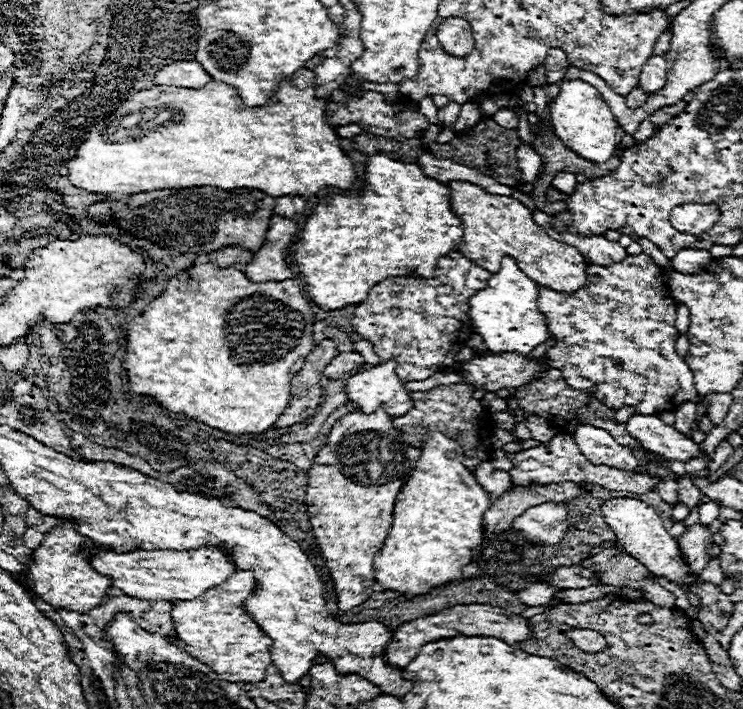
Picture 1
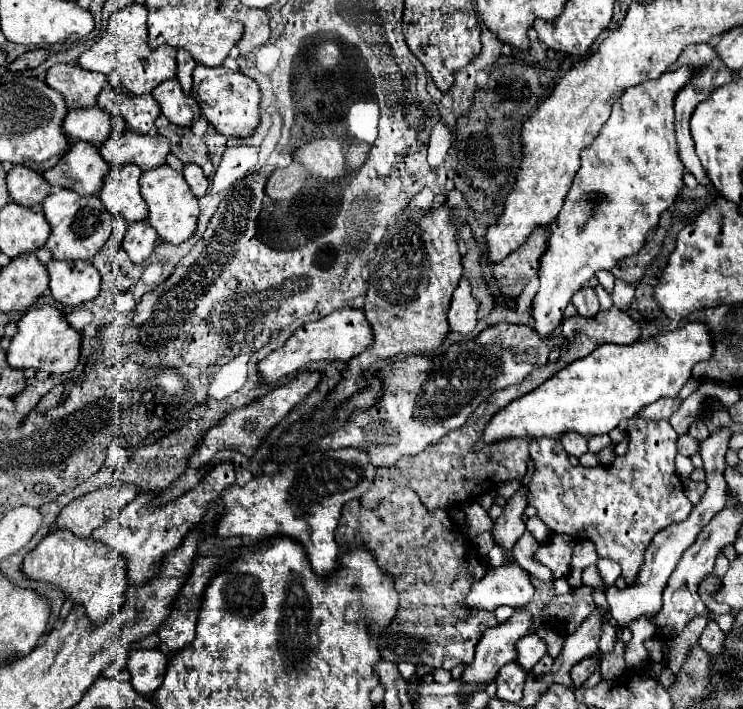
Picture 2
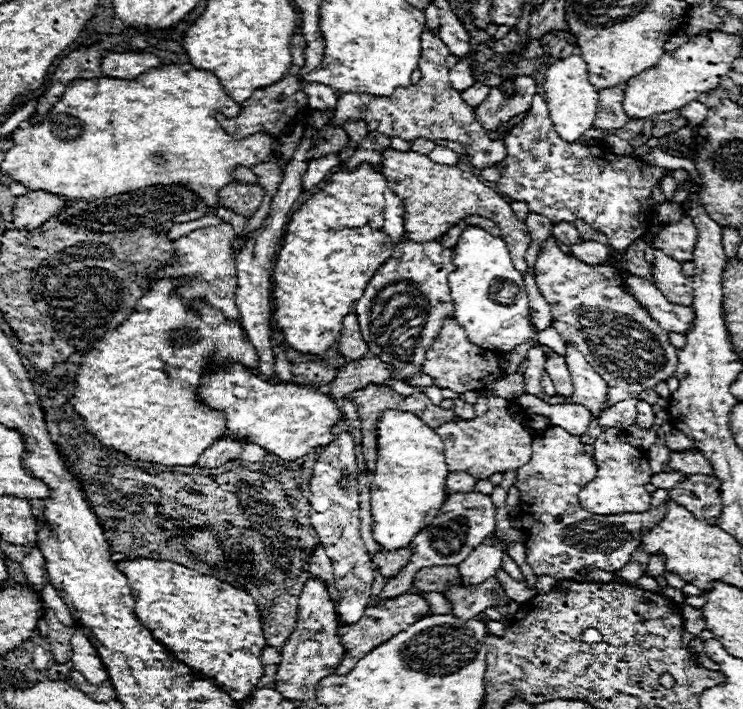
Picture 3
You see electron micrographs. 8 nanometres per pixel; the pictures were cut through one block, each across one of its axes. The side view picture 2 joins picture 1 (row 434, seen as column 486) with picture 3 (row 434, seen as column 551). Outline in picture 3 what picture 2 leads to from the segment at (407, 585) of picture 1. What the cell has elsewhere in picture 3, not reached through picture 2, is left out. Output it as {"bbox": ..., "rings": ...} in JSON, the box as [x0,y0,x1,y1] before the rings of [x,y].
{"bbox":[372,410,450,550],"rings":[[[388,410],[378,420],[378,462],[374,470],[372,494],[372,532],[384,550],[408,548],[414,536],[432,524],[438,516],[448,492],[446,478],[450,474],[444,462],[442,438],[424,424],[416,414]]]}

